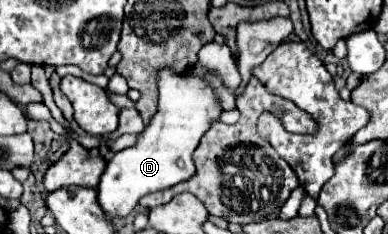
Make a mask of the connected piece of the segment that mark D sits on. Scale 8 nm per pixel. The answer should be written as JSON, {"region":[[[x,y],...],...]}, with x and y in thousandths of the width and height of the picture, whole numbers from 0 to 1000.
{"region":[[[423,295],[407,312],[407,397],[407,474],[387,534],[361,568],[356,611],[294,654],[258,756],[253,868],[278,927],[325,927],[371,833],[433,808],[495,756],[495,654],[515,585],[536,560],[536,534],[567,491],[562,423],[510,329],[479,329]]]}

